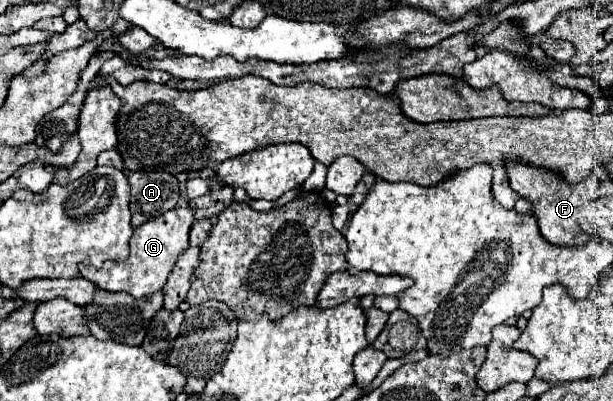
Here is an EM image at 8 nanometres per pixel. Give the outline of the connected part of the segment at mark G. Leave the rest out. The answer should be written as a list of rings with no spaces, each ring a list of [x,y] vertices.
[[[177,206],[145,224],[135,228],[131,236],[131,252],[123,262],[105,260],[103,268],[81,264],[81,276],[93,282],[95,286],[111,292],[127,292],[133,298],[143,298],[161,290],[167,282],[167,276],[177,260],[177,256],[189,246],[189,228],[193,224],[193,210],[189,206]]]

